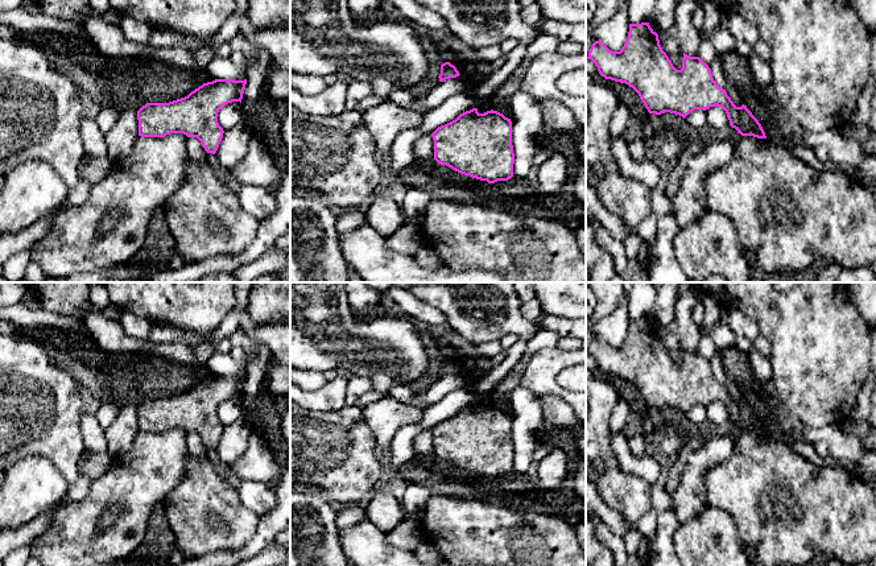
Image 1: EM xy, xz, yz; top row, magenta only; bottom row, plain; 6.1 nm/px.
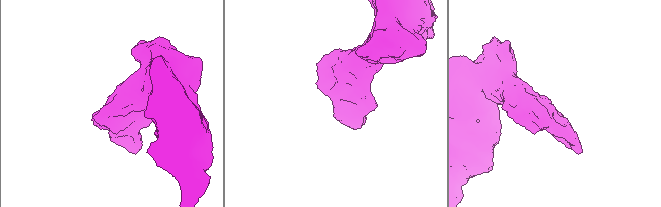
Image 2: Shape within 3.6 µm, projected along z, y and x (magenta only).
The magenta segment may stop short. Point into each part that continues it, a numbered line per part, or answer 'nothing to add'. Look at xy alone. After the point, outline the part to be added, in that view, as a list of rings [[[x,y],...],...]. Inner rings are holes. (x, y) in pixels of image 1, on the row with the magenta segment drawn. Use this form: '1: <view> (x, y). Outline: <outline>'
nothing to add

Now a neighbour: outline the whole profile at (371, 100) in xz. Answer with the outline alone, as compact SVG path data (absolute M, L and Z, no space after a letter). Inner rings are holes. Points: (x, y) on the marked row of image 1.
M373 94L373 95L369 95L369 96L361 99L359 102L359 104L356 106L356 110L363 113L369 108L381 104L383 102L385 102L384 98L377 96L377 95Z

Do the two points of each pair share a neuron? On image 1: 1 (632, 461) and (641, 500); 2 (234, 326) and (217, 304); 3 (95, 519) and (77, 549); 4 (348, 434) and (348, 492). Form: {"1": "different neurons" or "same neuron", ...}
{"1": "different neurons", "2": "different neurons", "3": "same neuron", "4": "same neuron"}

